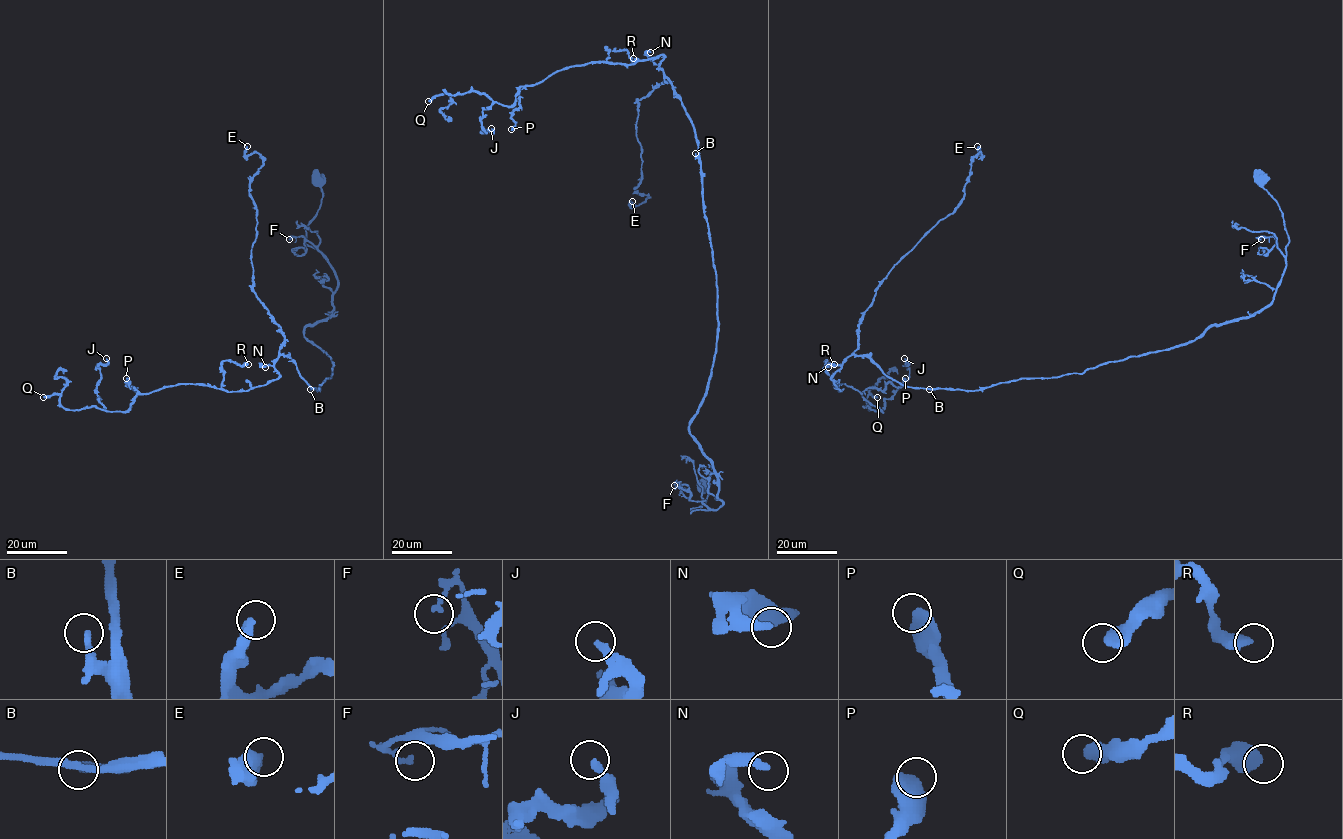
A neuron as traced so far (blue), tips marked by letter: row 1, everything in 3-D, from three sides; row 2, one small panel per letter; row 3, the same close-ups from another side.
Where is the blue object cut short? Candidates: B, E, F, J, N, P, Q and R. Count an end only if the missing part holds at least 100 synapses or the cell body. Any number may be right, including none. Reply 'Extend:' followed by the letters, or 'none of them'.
Extend: none of them

